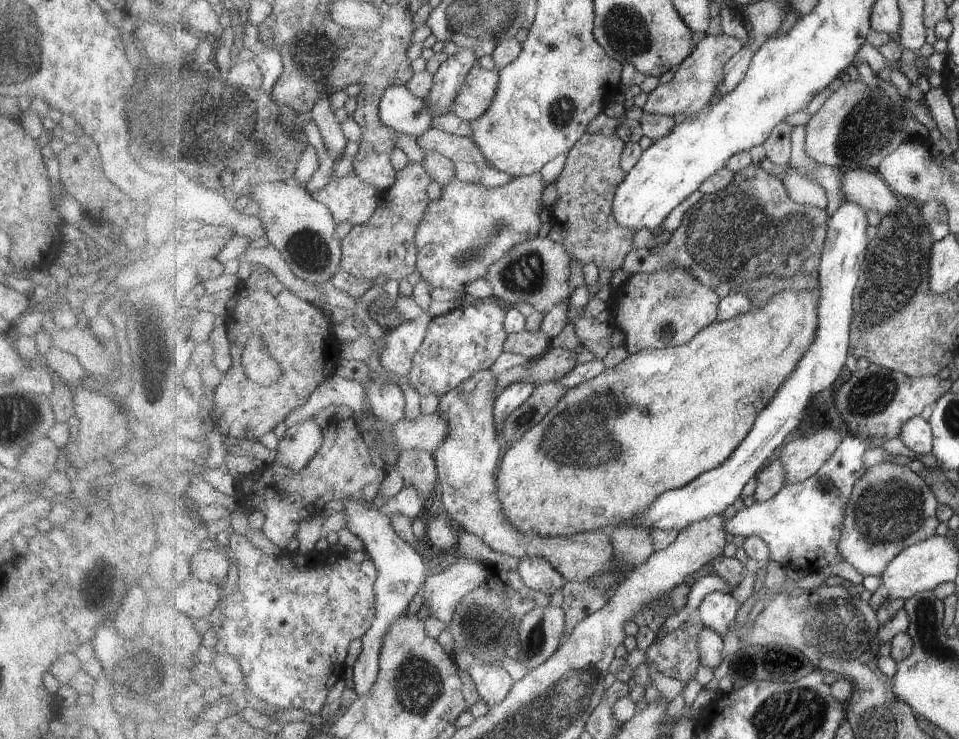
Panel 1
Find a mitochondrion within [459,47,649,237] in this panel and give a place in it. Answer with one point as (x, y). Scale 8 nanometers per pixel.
(563, 110)

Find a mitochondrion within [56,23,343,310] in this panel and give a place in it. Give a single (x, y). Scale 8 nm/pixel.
(313, 62)

